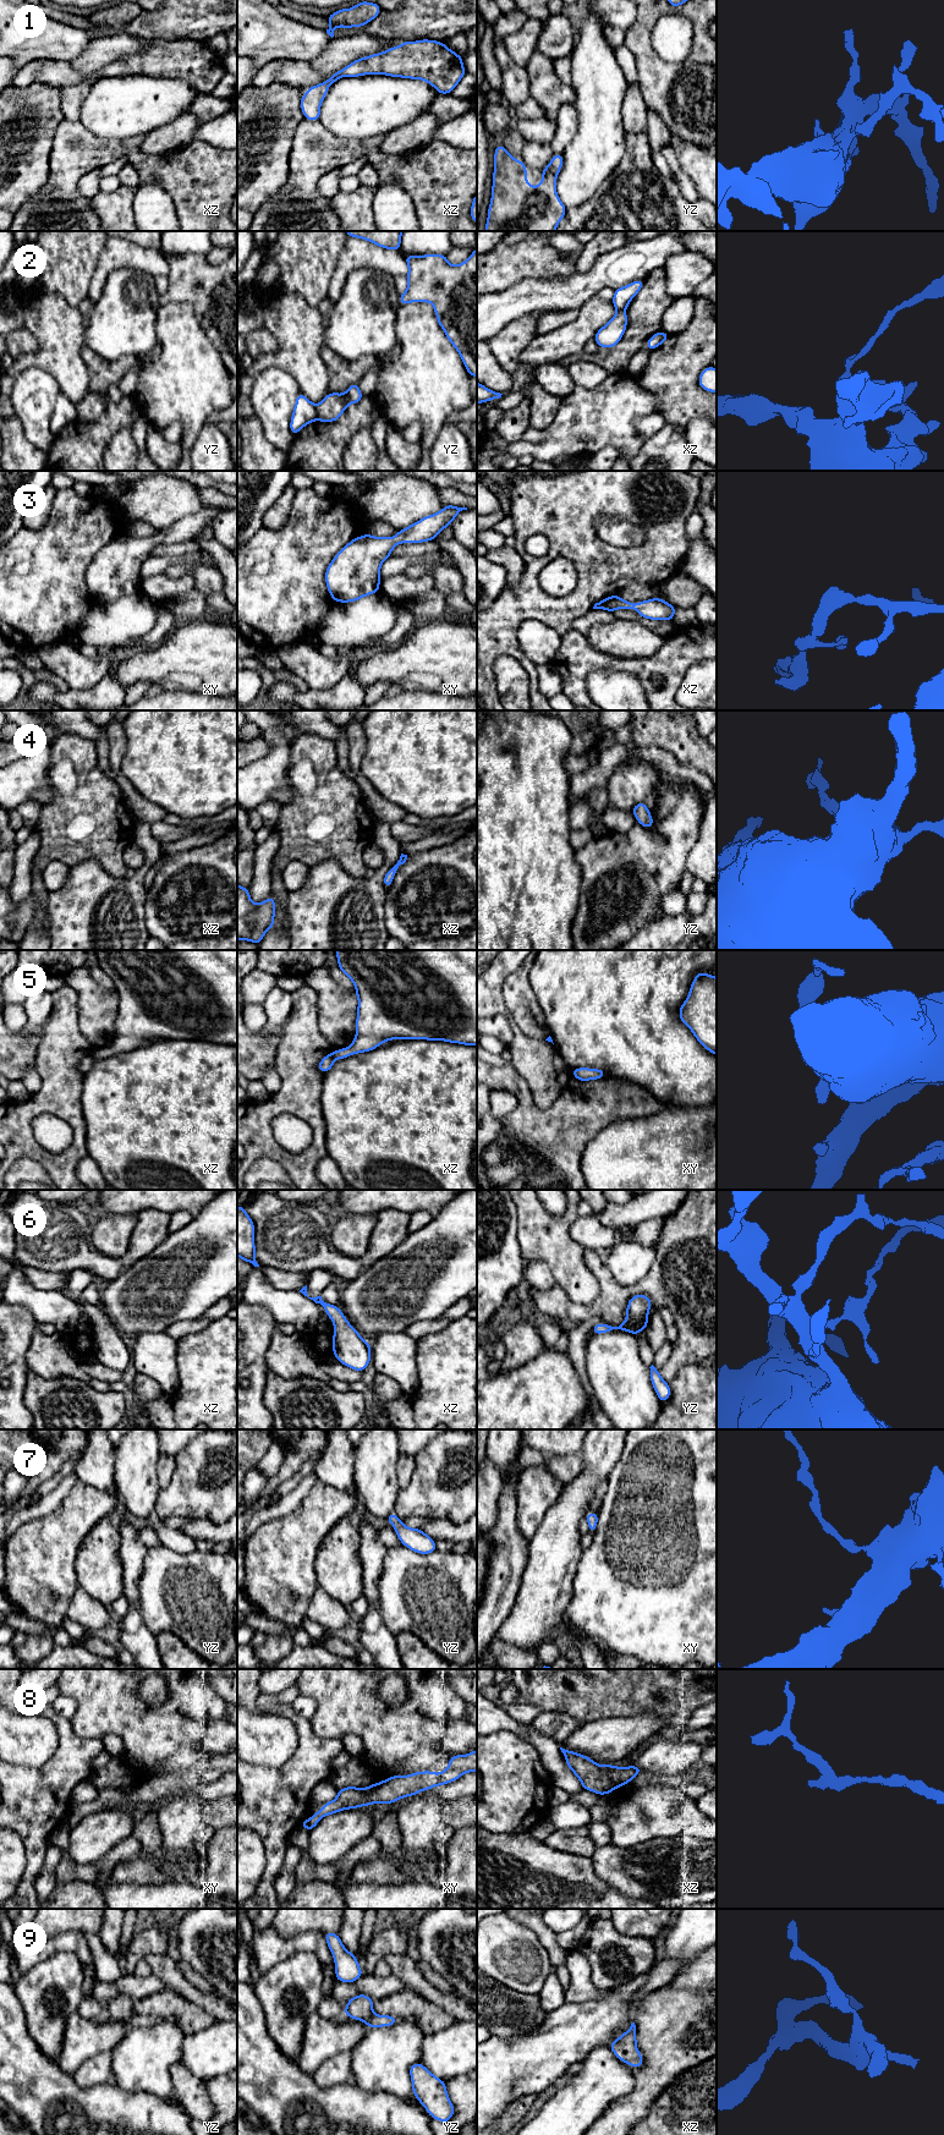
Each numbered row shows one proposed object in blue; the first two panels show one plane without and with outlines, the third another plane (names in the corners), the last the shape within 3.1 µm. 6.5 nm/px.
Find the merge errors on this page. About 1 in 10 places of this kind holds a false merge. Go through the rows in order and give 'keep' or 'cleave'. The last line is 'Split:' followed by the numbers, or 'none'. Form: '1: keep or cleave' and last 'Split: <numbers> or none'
1: keep
2: cleave
3: keep
4: keep
5: keep
6: keep
7: keep
8: keep
9: keep
Split: 2

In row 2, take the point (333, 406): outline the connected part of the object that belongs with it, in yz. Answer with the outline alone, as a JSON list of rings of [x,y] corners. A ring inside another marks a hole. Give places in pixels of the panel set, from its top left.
[[[351,384],[345,394],[326,394],[323,401],[315,405],[315,418],[324,423],[337,421],[350,404],[357,404],[362,399],[358,384]]]

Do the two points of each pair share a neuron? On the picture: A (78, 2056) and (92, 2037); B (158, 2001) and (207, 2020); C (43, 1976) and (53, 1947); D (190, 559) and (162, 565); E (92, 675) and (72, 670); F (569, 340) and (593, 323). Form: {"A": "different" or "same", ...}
{"A": "same", "B": "same", "C": "different", "D": "same", "E": "same", "F": "same"}

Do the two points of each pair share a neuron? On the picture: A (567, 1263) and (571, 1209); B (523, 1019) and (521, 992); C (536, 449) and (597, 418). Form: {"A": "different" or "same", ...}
{"A": "same", "B": "same", "C": "same"}

